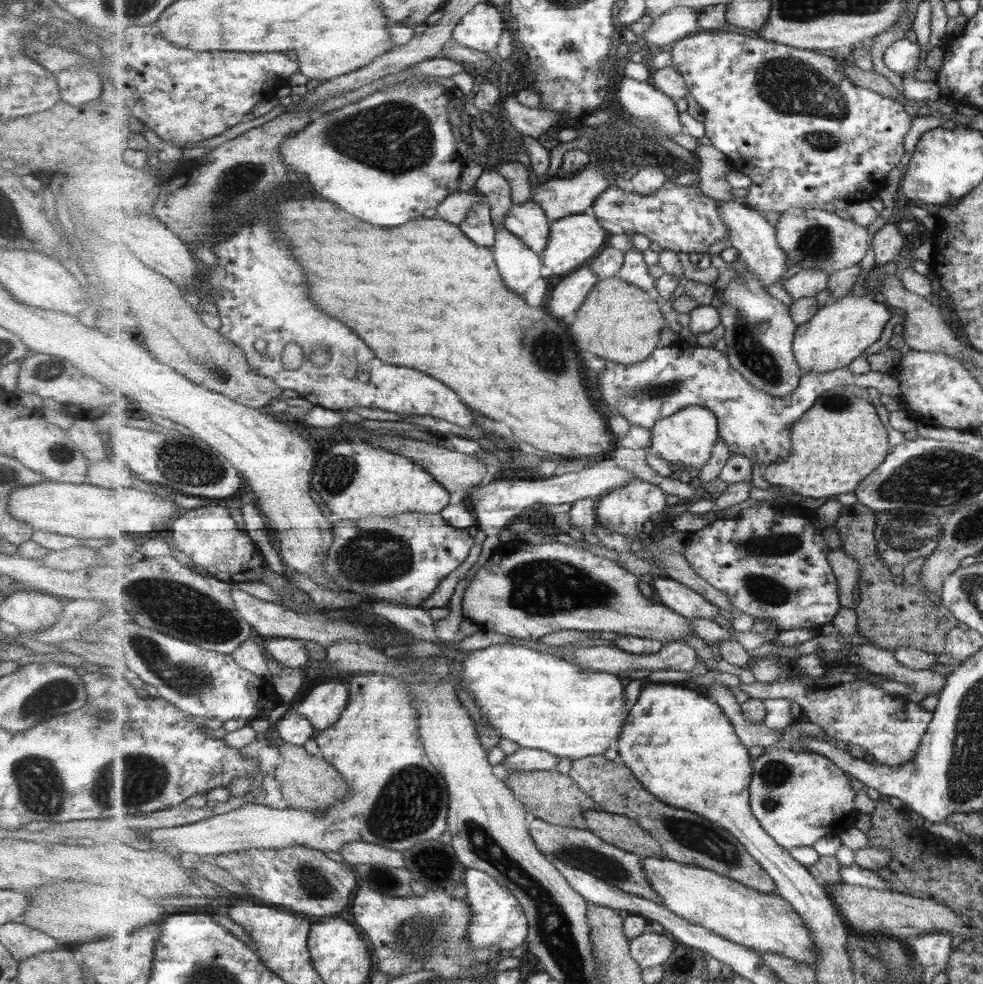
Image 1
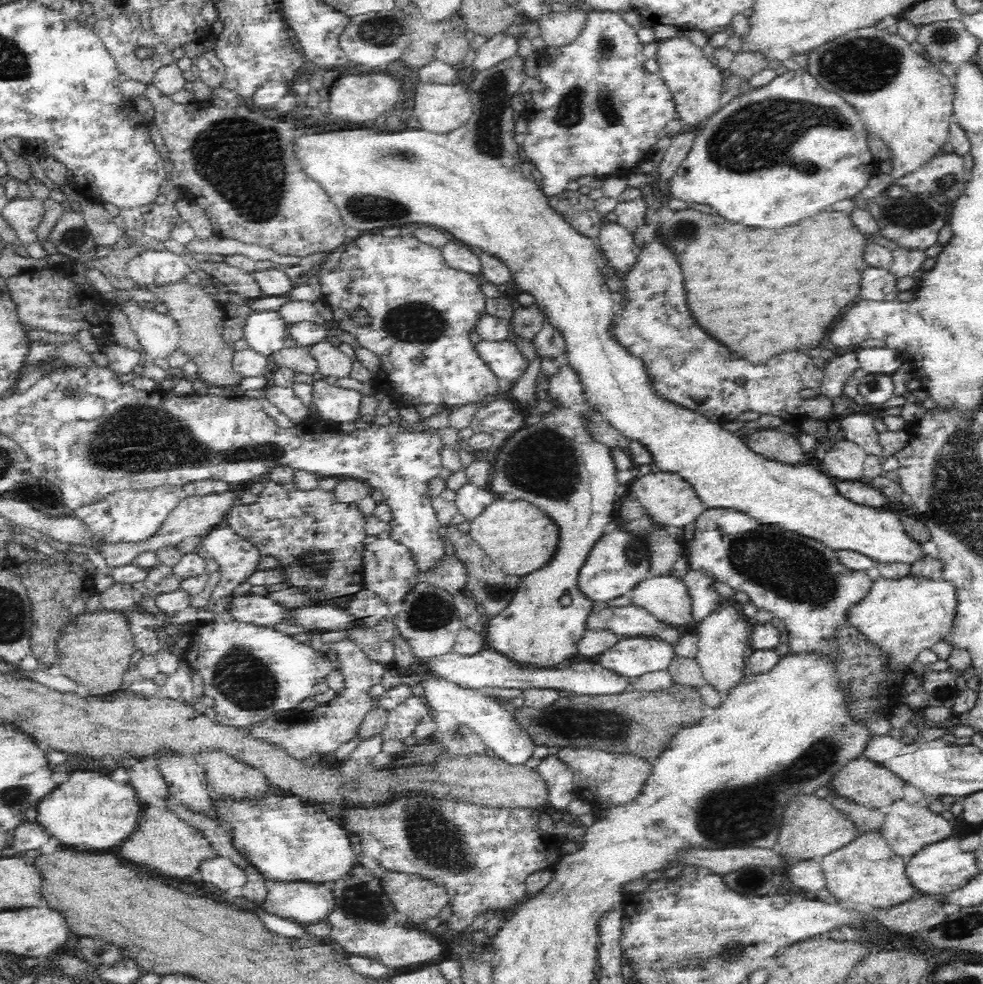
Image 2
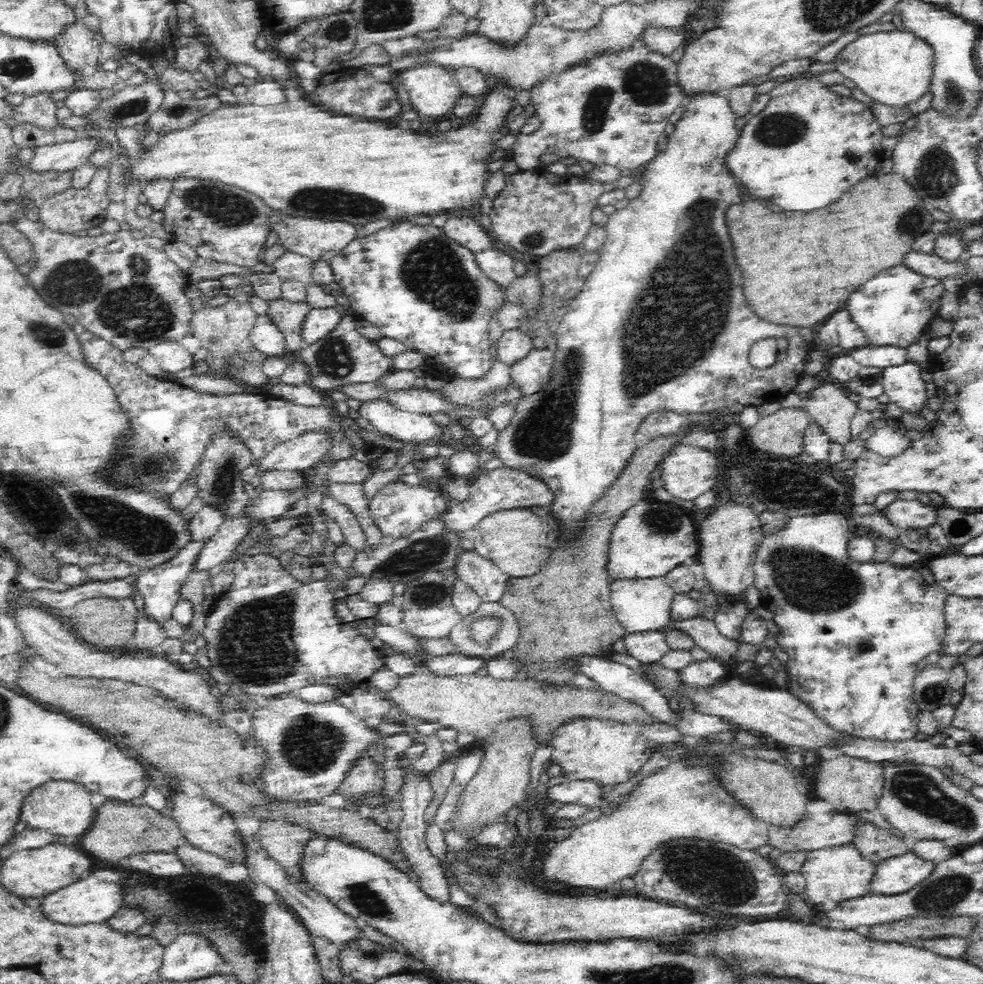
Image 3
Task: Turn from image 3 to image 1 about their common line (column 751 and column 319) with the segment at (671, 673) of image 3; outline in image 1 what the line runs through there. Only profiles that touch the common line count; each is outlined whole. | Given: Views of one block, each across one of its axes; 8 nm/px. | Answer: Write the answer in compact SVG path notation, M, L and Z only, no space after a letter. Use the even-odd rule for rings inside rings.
M335 680L315 685L295 710L303 714L320 731L333 726L341 718L350 700L349 684Z

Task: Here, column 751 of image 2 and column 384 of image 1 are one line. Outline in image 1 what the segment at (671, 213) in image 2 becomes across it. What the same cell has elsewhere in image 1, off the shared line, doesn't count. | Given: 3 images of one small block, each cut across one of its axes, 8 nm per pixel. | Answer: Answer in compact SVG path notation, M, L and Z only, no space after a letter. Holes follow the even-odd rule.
M289 200L283 204L283 212L279 212L279 228L281 232L287 232L287 238L291 240L295 248L295 256L303 260L303 266L307 268L307 278L311 282L311 296L315 296L319 308L323 308L325 312L331 312L331 316L339 316L339 320L343 320L345 324L351 324L351 328L355 328L355 332L359 332L359 336L363 336L363 340L367 340L367 344L375 348L381 360L419 369L421 372L431 372L431 376L439 376L439 380L443 380L445 384L451 384L451 388L455 388L455 392L463 396L463 402L469 408L489 418L495 418L498 422L505 422L515 432L515 436L519 436L523 442L529 442L538 450L543 450L544 459L557 463L563 460L573 462L590 456L603 455L604 452L613 451L618 446L617 436L609 430L608 419L601 412L597 412L595 402L591 400L591 394L585 386L581 360L579 360L579 354L575 352L575 344L569 336L567 326L549 313L546 306L531 308L525 302L524 295L519 296L513 289L509 289L499 270L498 261L495 260L493 248L475 243L458 224L451 224L451 221L433 216L417 217L417 220L413 220L411 224L403 224L395 230L379 228L379 226L375 228L375 224L363 222L357 216L341 210L337 204L331 204L325 200Z

